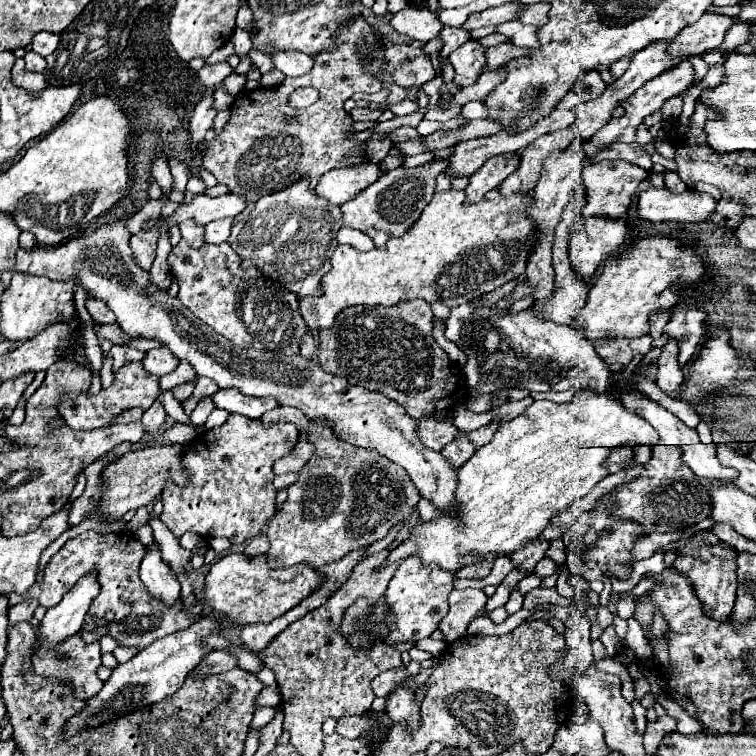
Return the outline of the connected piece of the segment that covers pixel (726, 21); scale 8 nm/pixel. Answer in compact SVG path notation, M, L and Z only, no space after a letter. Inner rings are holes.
M702 14L702 18L678 32L674 40L670 40L666 56L670 58L690 58L694 54L702 54L706 50L718 48L726 30L734 24L734 18L722 14Z

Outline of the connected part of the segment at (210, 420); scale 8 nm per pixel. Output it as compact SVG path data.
M214 408L204 424L205 430L211 430L212 428L221 426L227 420L229 415L230 413L226 410Z

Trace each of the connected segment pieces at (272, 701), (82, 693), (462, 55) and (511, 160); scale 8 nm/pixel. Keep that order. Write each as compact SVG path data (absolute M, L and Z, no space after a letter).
M264 687L256 699L257 709L261 707L278 707L280 705L280 695L275 687Z
M78 634L70 636L68 640L64 640L62 644L54 646L52 650L46 650L46 648L36 650L34 656L32 656L32 664L34 664L34 670L40 676L66 680L70 684L74 696L78 696L78 699L86 701L102 688L102 680L96 676L96 670L102 664L100 662L100 644L98 642L86 644Z
M468 40L456 52L450 54L452 66L456 70L456 76L454 76L456 86L462 88L462 86L470 86L476 82L476 78L480 76L480 72L486 66L484 50L486 48L482 44L478 44L476 40Z
M504 154L504 156L490 158L480 170L476 170L470 176L468 186L464 188L464 192L466 192L466 204L482 200L482 196L488 190L496 188L516 168L518 168L518 156L514 156L514 154Z

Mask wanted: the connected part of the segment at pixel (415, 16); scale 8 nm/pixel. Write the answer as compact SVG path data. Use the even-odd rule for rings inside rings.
M426 6L404 8L402 12L392 14L390 24L400 34L406 34L406 36L420 42L427 42L436 38L440 28L442 28L440 20L434 14L430 14L430 10L426 10Z

